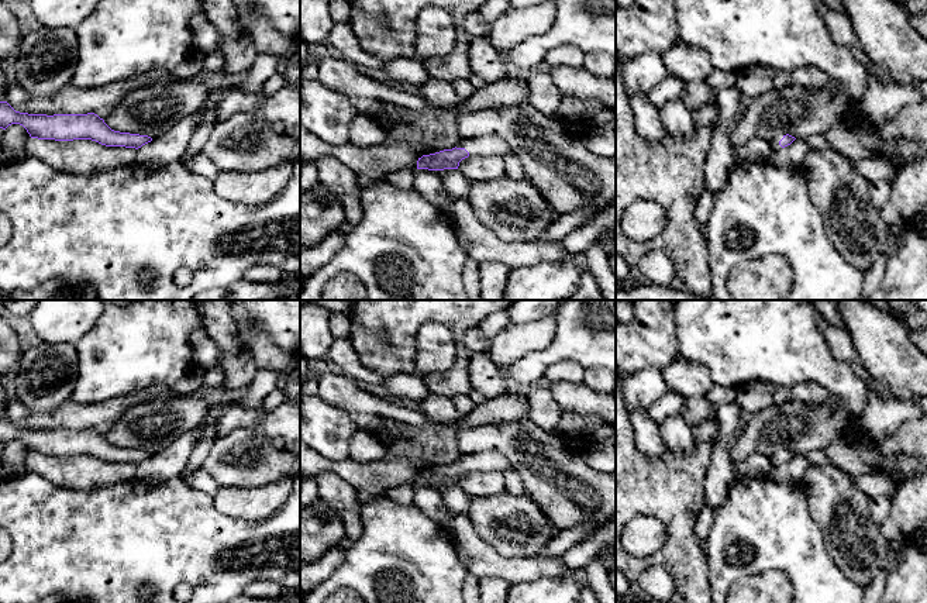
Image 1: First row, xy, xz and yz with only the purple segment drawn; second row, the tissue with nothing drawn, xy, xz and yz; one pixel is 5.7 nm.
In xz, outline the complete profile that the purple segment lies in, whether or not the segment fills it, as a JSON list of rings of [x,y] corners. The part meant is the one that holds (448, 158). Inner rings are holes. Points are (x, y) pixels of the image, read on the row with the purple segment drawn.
[[[476,137],[462,139],[455,148],[444,149],[435,154],[423,155],[417,161],[417,169],[444,170],[458,169],[459,162],[469,155],[502,156],[513,154],[510,145],[500,137]]]

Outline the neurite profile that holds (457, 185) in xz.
[[[459,169],[433,170],[441,180],[451,201],[465,199],[469,193],[471,180]]]

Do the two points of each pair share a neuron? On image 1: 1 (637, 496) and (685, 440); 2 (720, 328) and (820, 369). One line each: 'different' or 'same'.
1: different
2: same

